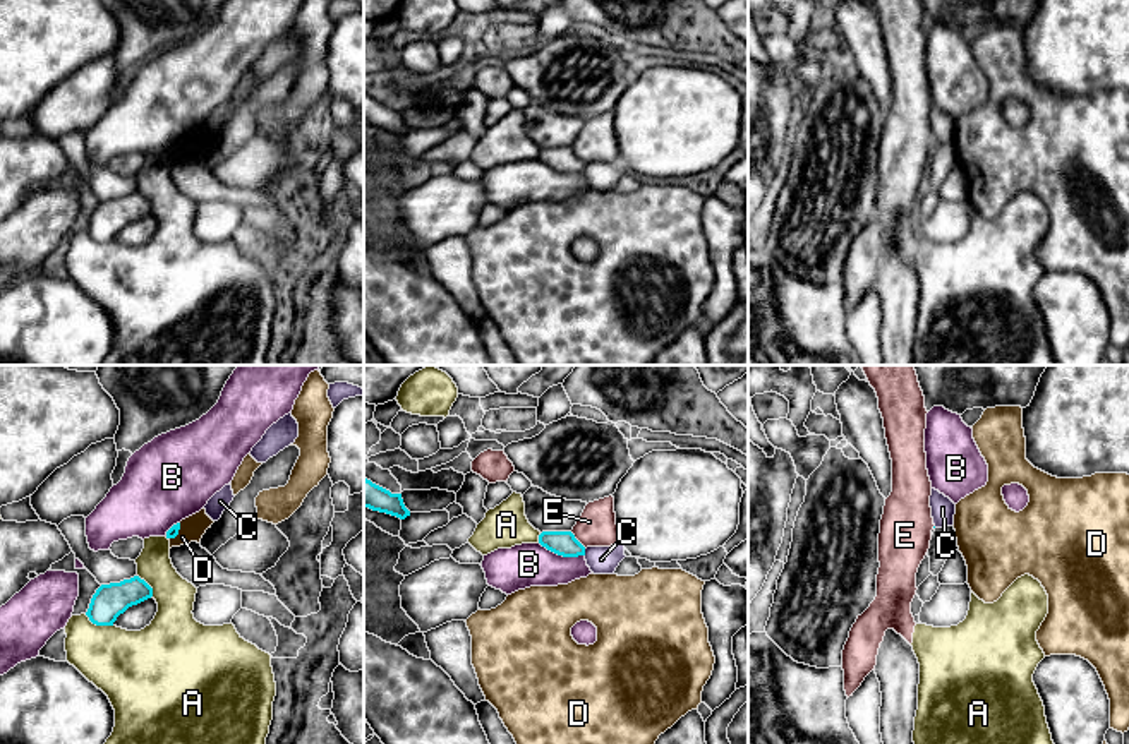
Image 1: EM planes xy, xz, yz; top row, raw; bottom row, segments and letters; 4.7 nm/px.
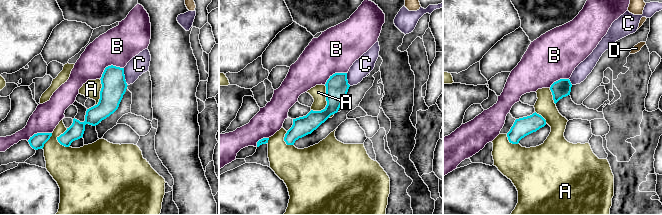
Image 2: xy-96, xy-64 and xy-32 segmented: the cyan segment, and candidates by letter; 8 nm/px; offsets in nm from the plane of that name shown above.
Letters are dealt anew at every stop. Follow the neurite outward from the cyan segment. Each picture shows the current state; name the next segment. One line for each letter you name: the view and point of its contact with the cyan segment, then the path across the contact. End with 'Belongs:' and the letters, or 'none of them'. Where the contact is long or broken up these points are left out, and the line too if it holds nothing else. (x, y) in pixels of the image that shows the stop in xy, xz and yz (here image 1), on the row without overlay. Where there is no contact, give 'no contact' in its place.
Belongs: none of them

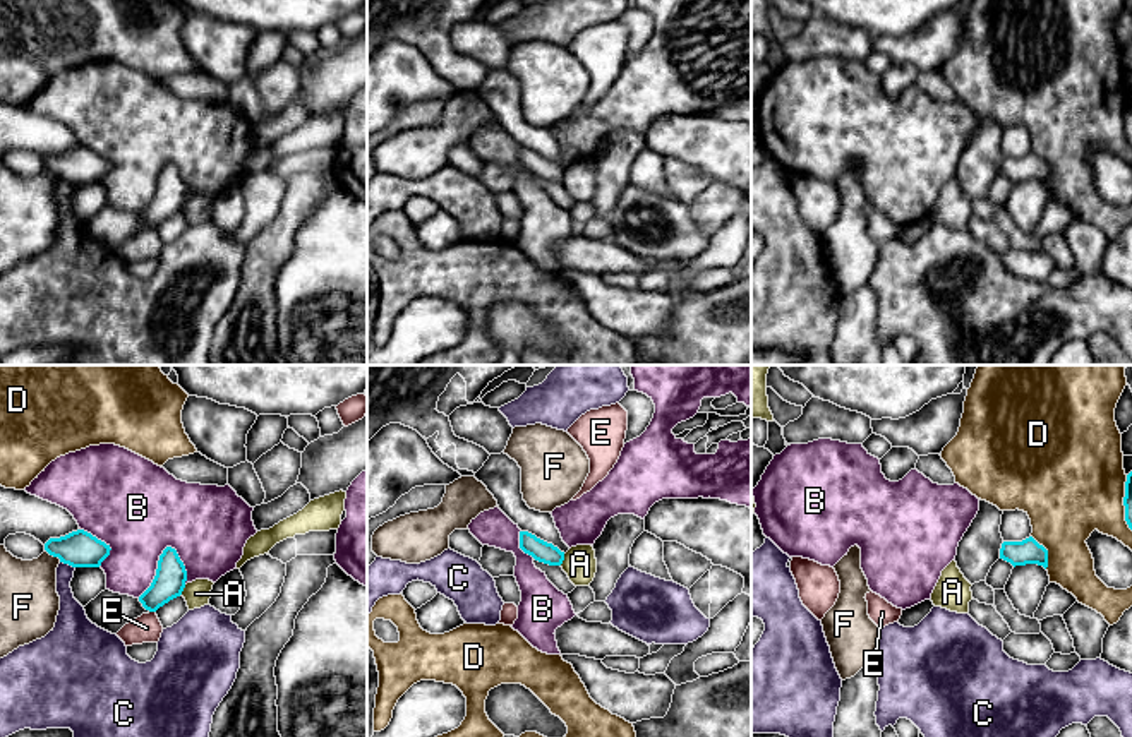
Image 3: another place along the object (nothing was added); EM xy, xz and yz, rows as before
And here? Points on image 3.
Belongs: none of them

